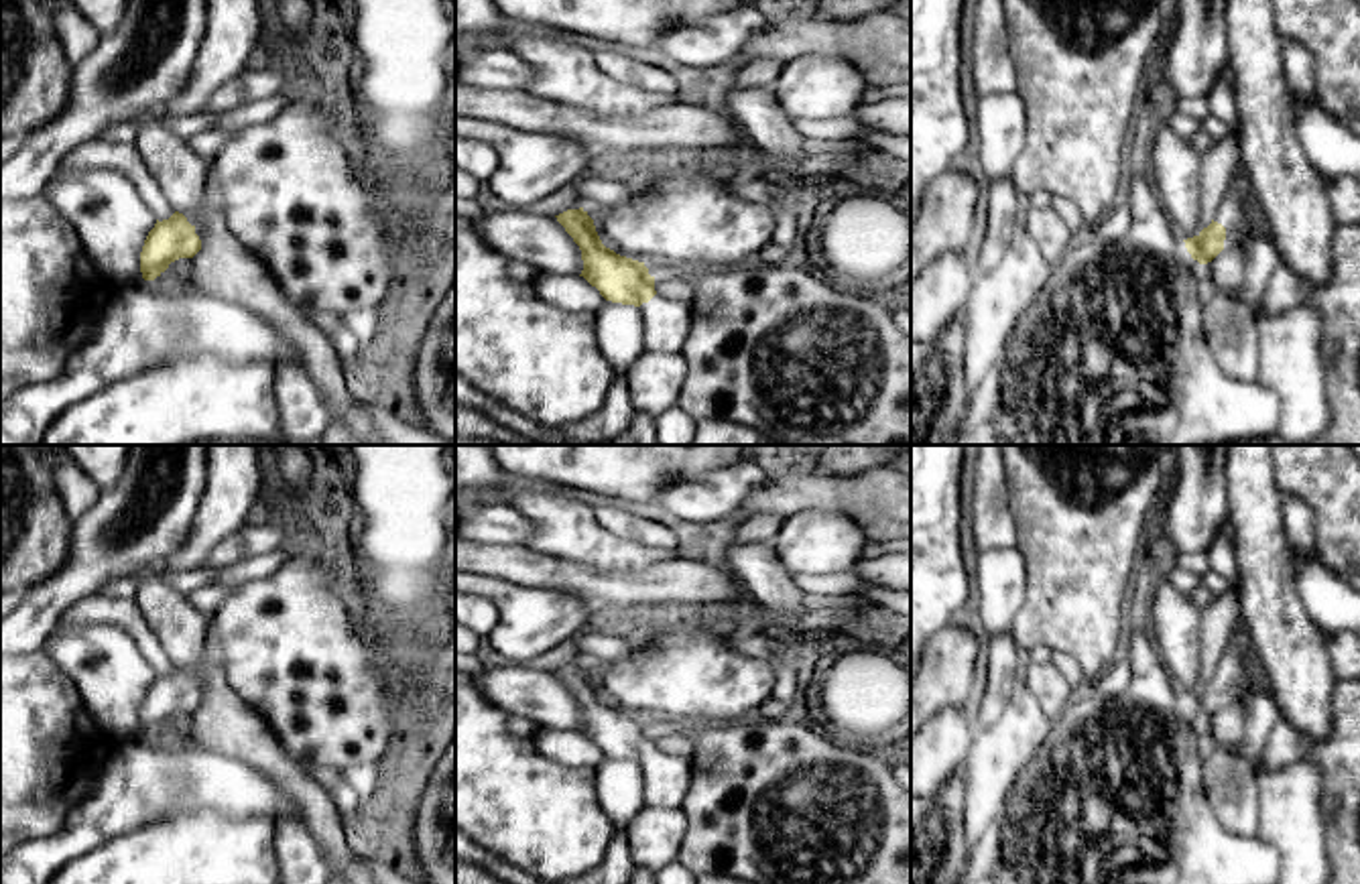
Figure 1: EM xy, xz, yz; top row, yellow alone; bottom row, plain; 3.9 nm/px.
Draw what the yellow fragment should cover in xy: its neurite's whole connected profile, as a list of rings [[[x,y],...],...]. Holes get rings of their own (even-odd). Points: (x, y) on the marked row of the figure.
[[[205,175],[201,209],[195,215],[185,217],[183,213],[175,211],[169,219],[157,219],[140,252],[140,272],[146,287],[167,289],[173,293],[181,291],[175,285],[159,285],[154,278],[161,276],[171,262],[179,258],[193,258],[201,250],[201,217],[222,217],[222,209],[224,197],[220,185],[211,175]]]

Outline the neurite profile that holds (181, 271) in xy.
[[[179,258],[169,264],[167,272],[171,274],[171,285],[185,289],[195,289],[193,280],[193,258]]]

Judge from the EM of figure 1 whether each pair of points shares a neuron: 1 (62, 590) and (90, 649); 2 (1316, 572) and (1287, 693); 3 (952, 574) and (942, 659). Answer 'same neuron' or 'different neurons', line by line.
1: different neurons
2: different neurons
3: different neurons

